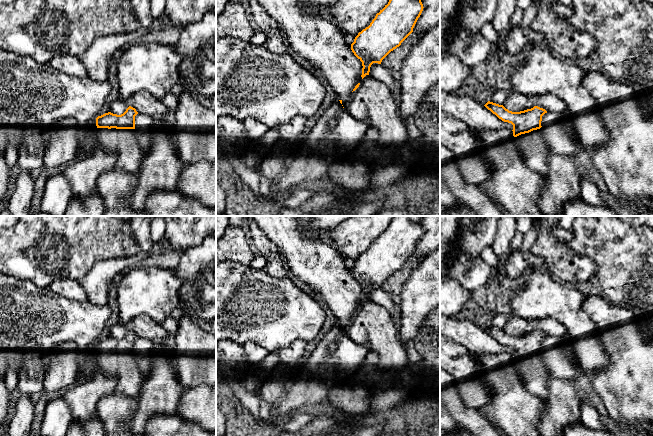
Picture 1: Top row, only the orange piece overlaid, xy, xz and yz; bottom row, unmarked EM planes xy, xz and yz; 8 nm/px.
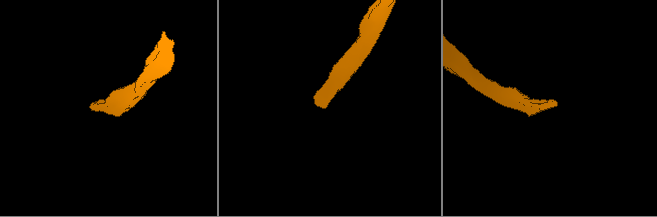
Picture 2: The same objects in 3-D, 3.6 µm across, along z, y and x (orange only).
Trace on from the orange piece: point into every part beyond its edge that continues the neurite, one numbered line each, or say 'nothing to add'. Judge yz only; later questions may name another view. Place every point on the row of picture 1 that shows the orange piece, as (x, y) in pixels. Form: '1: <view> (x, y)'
1: yz (534, 151)

